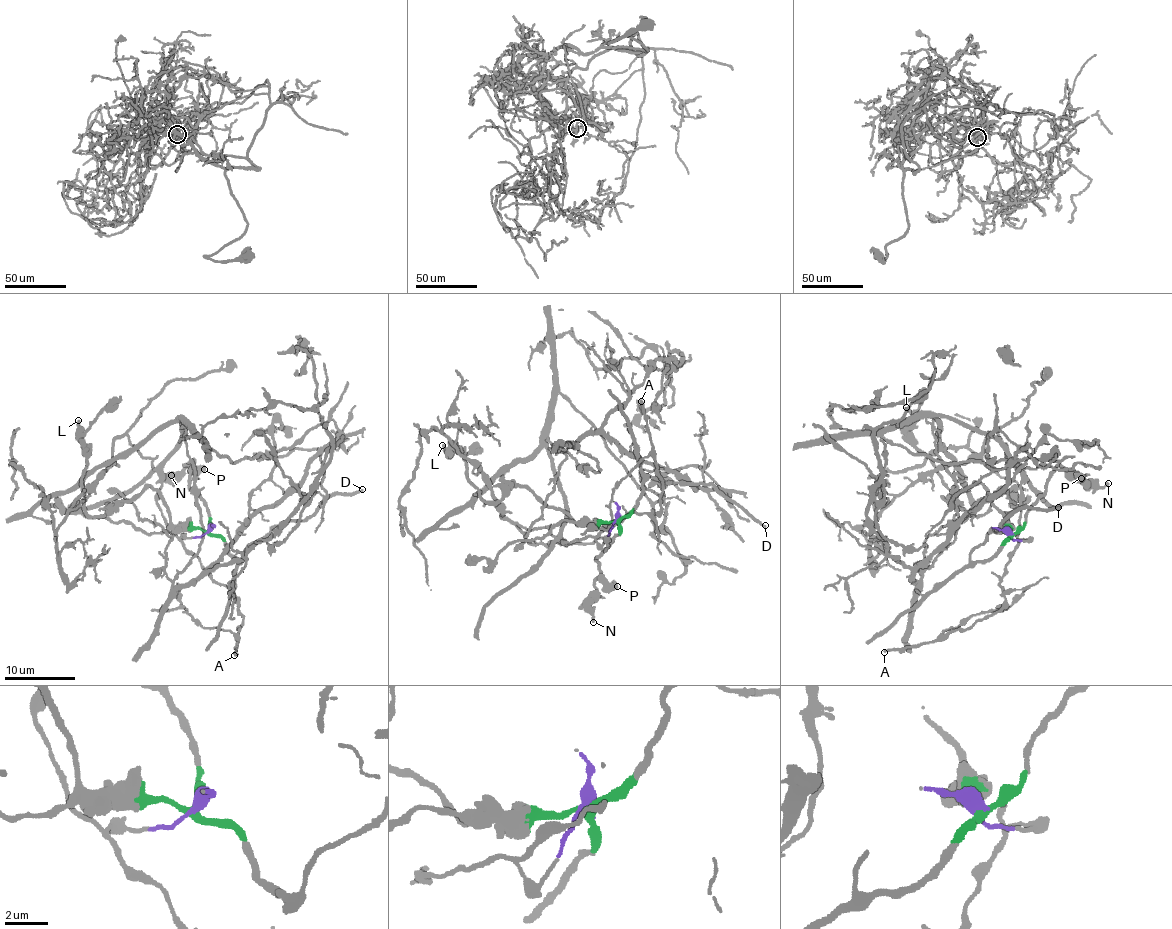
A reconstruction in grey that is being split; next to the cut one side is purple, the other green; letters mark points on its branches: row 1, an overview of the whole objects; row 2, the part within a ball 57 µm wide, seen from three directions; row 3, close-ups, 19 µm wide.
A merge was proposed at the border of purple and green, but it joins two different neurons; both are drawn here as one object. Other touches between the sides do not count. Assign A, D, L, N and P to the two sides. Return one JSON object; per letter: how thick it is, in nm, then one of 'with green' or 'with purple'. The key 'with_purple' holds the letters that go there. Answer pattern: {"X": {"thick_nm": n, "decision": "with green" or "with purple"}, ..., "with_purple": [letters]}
{"A": {"thick_nm": 200, "decision": "with purple"}, "D": {"thick_nm": 200, "decision": "with green"}, "L": {"thick_nm": 320, "decision": "with green"}, "N": {"thick_nm": 200, "decision": "with green"}, "P": {"thick_nm": 700, "decision": "with green"}, "with_purple": ["A"]}

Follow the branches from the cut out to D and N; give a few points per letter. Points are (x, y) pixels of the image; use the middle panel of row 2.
D: (617, 521), (631, 512), (641, 496), (642, 482), (646, 474), (666, 482), (710, 483), (765, 526)
N: (617, 521), (620, 532), (595, 559), (600, 576), (590, 604), (593, 621)

